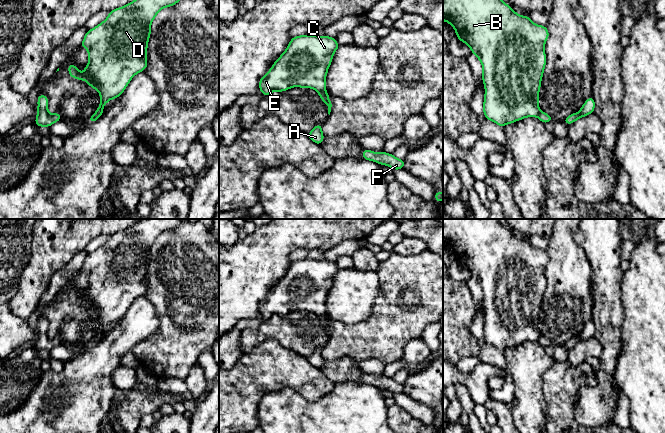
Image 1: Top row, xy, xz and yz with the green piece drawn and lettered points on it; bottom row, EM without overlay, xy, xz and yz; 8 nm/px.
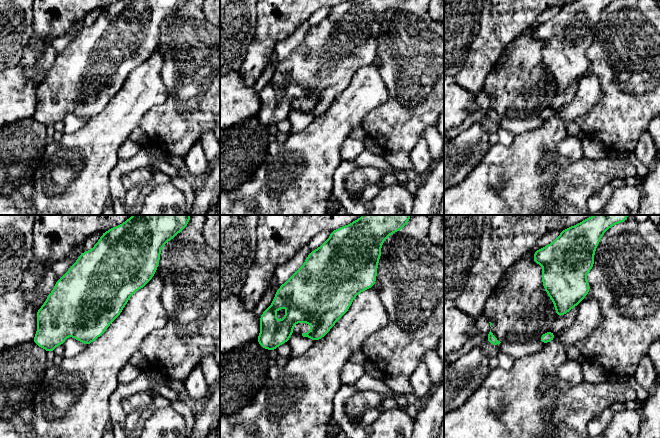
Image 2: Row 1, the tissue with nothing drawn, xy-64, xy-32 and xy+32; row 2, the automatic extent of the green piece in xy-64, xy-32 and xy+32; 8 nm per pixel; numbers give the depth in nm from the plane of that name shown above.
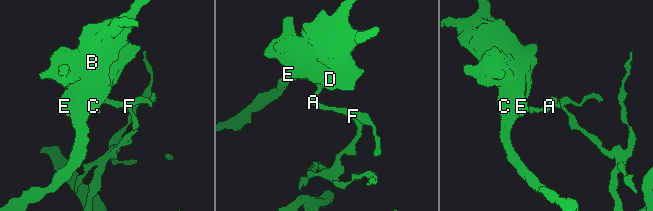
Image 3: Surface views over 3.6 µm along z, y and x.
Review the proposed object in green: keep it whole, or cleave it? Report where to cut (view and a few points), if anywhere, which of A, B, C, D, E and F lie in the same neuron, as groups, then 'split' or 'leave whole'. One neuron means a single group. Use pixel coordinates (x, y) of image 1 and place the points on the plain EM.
xy (101, 336), (94, 338) | A F / B C D E | split

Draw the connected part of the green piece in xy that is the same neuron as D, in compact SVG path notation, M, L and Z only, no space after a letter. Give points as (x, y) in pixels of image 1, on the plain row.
M142 219L123 231L109 235L103 246L86 256L80 271L88 274L88 289L81 299L78 292L70 287L68 297L76 304L85 304L100 317L100 329L95 337L103 337L105 328L118 322L131 303L147 292L151 247L161 233L177 228L181 222L182 219Z

